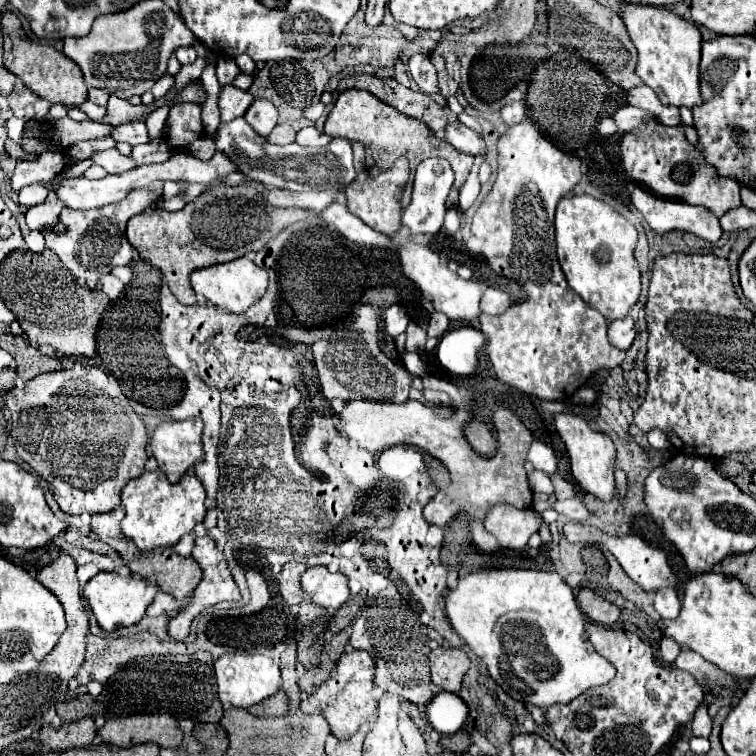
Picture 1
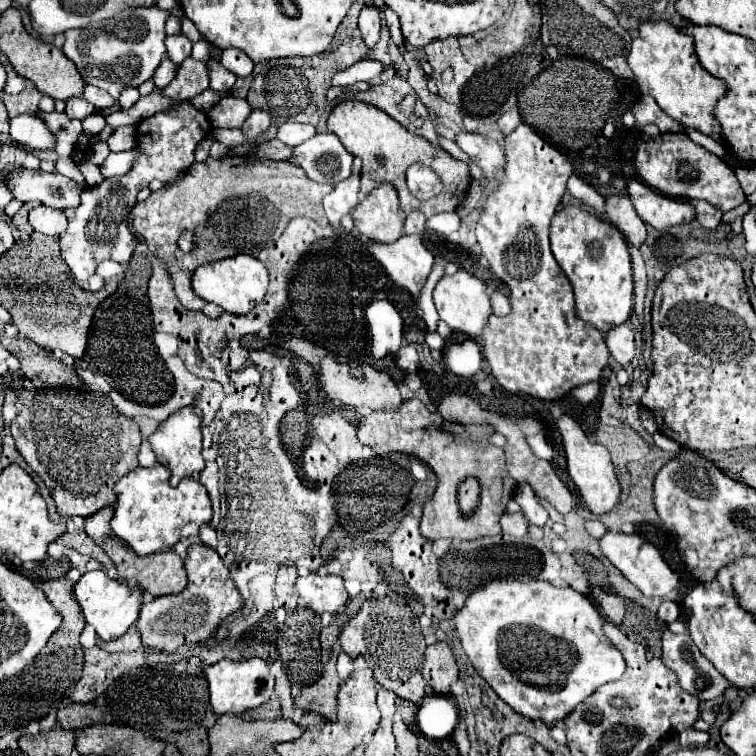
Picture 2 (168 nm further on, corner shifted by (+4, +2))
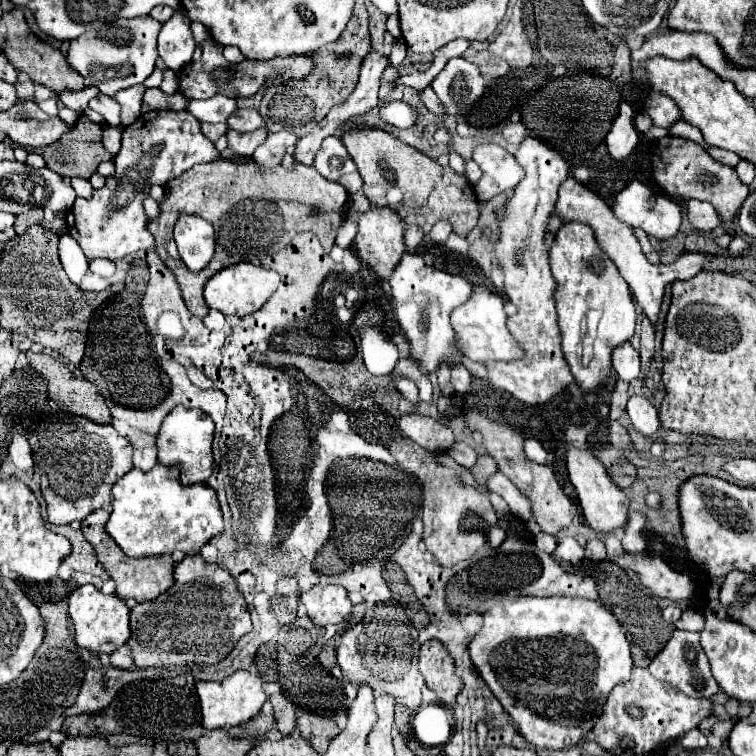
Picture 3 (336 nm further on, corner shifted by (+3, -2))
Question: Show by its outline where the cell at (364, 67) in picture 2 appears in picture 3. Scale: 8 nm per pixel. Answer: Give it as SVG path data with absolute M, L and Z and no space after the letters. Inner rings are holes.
M397 38L397 40L393 42L393 56L389 56L391 66L399 66L399 64L403 62L405 54L407 54L407 44L403 42L403 38Z

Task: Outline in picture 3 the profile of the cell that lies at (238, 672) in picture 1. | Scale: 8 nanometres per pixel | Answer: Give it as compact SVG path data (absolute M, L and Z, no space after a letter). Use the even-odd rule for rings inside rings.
M237 670L235 674L227 676L221 682L197 682L195 690L199 696L199 706L201 706L201 726L207 730L239 726L251 720L255 714L259 714L263 702L267 700L261 676L249 670Z

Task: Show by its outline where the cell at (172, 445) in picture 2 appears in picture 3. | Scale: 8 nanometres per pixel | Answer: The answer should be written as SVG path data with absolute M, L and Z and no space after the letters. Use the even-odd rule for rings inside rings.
M175 406L163 420L161 430L157 434L157 450L159 450L159 462L165 466L179 466L181 470L181 484L199 484L205 482L213 472L213 442L215 424L205 412L201 410L189 410L183 406Z

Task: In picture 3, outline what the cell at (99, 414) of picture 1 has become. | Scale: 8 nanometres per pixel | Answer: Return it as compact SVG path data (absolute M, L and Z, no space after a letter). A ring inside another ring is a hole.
M63 414L59 424L57 422L51 422L49 426L43 426L43 422L35 424L35 430L29 432L29 442L33 448L35 470L41 476L41 494L47 502L47 520L55 526L71 524L73 520L83 520L93 510L107 508L111 504L111 486L133 468L131 442L119 436L113 426L99 426L81 416Z

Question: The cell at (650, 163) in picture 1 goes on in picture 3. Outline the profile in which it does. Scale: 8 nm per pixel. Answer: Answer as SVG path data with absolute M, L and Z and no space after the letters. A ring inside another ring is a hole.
M671 136L671 140L667 138L667 158L659 156L653 162L653 174L657 184L673 198L683 198L683 200L697 198L711 202L723 222L733 220L735 212L741 208L743 200L749 194L749 186L739 180L735 168L715 162L709 154L705 154L705 150L699 144L675 136Z

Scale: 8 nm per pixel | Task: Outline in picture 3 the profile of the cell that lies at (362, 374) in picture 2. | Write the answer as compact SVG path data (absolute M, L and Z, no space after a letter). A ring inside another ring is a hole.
M407 414L399 418L399 428L405 436L415 440L419 446L441 452L453 444L453 434L441 422L421 416L421 414Z

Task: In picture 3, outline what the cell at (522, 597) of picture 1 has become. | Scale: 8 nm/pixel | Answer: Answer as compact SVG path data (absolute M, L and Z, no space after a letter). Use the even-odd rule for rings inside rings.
M521 596L487 610L483 620L483 628L469 644L471 662L517 726L525 744L535 746L537 750L563 750L567 746L577 746L593 730L601 716L599 706L605 704L609 692L631 676L631 644L619 620L607 612L599 600Z

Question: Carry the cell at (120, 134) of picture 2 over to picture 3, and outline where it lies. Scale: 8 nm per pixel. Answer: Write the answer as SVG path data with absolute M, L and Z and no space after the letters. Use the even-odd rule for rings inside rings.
M99 94L97 98L93 98L93 100L89 102L89 108L95 110L95 112L99 112L99 114L105 118L107 124L111 124L111 126L119 126L119 124L121 124L121 120L119 120L119 110L121 110L121 106L119 106L111 96Z

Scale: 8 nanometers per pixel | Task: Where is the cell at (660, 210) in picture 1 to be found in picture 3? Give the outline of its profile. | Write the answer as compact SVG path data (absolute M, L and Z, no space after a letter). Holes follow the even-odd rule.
M633 180L629 186L625 186L621 192L617 192L615 198L613 198L611 208L613 208L613 214L617 214L623 222L627 222L633 228L645 230L649 236L653 236L657 240L673 238L681 228L681 210L679 210L679 206L673 200L669 200L667 196L653 192L651 188L647 188L639 180Z

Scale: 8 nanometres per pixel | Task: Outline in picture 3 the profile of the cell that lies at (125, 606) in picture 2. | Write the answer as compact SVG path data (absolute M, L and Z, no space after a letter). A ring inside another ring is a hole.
M85 584L85 586L77 588L67 598L67 602L69 602L69 618L71 618L71 624L73 624L73 636L75 636L75 642L77 642L79 648L85 648L95 656L111 654L121 644L125 644L127 638L131 636L129 608L115 594L107 596L107 594L99 592L93 584Z

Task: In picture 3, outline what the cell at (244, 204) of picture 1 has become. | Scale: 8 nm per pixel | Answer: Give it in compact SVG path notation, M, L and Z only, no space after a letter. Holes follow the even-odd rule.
M227 158L213 160L209 164L197 164L179 178L169 182L165 198L161 202L161 216L149 222L149 232L155 236L155 250L167 268L173 270L187 308L199 318L208 312L203 288L207 280L219 270L239 264L253 262L267 254L283 250L289 240L299 232L313 232L321 238L325 250L331 250L337 230L345 220L345 204L349 194L341 184L327 182L317 174L315 168L297 164L295 170L285 170L283 166L261 174L251 160L245 164L227 162ZM180 214L207 216L217 232L217 250L207 268L201 272L191 272L177 254L173 240L173 224Z

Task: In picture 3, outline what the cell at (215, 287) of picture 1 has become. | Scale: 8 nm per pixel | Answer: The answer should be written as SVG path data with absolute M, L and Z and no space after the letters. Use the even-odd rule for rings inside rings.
M241 262L217 272L205 286L205 302L209 308L219 310L225 316L247 316L257 312L277 290L281 278L277 272L267 270L263 266L255 266L251 262Z

